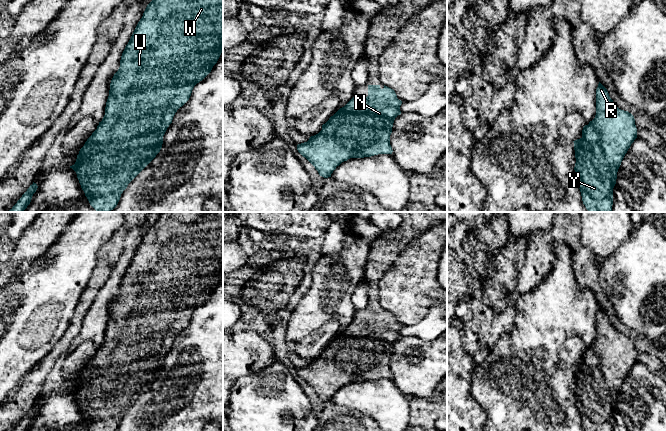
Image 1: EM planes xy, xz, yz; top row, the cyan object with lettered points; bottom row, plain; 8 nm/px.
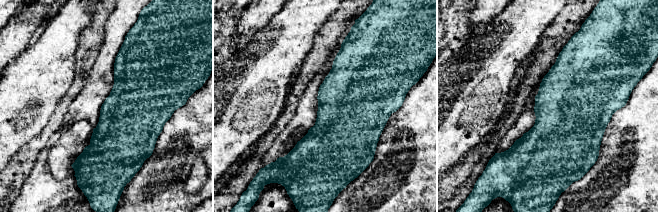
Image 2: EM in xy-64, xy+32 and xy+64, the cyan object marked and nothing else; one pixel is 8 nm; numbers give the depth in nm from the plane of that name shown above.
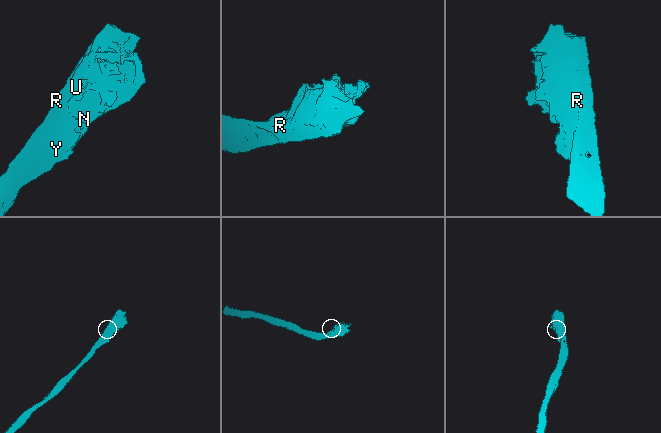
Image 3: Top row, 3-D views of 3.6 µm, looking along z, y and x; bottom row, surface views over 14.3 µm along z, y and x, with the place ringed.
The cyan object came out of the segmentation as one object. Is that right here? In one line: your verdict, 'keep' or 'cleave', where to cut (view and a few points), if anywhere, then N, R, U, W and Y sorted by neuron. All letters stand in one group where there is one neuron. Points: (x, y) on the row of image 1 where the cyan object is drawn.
keep; cut none; groups N R U W Y

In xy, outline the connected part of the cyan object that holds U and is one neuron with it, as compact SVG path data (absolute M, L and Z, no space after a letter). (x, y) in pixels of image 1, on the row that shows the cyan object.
M152 0L146 7L142 18L138 22L128 44L126 45L120 60L120 67L114 74L109 96L106 102L105 115L97 129L87 139L80 149L74 165L70 166L76 174L90 205L97 212L110 212L113 210L128 184L156 157L163 144L163 136L172 123L177 110L190 98L194 86L202 81L217 63L223 52L223 0Z

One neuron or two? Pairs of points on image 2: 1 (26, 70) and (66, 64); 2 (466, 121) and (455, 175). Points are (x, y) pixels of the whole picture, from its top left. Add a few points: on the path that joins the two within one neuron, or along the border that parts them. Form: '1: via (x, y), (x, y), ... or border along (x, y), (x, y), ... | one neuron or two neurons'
1: via (36, 70), (44, 70), (50, 64), (56, 64) | one neuron
2: border along (475, 145), (447, 169) | two neurons

